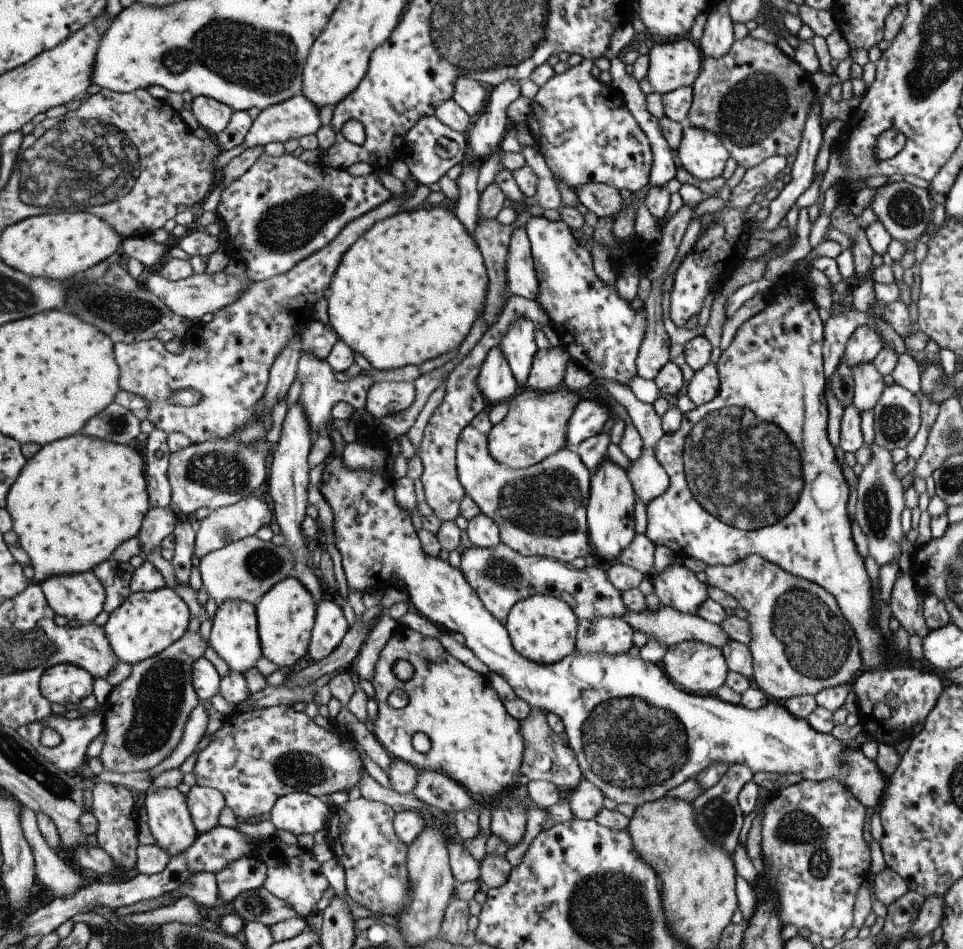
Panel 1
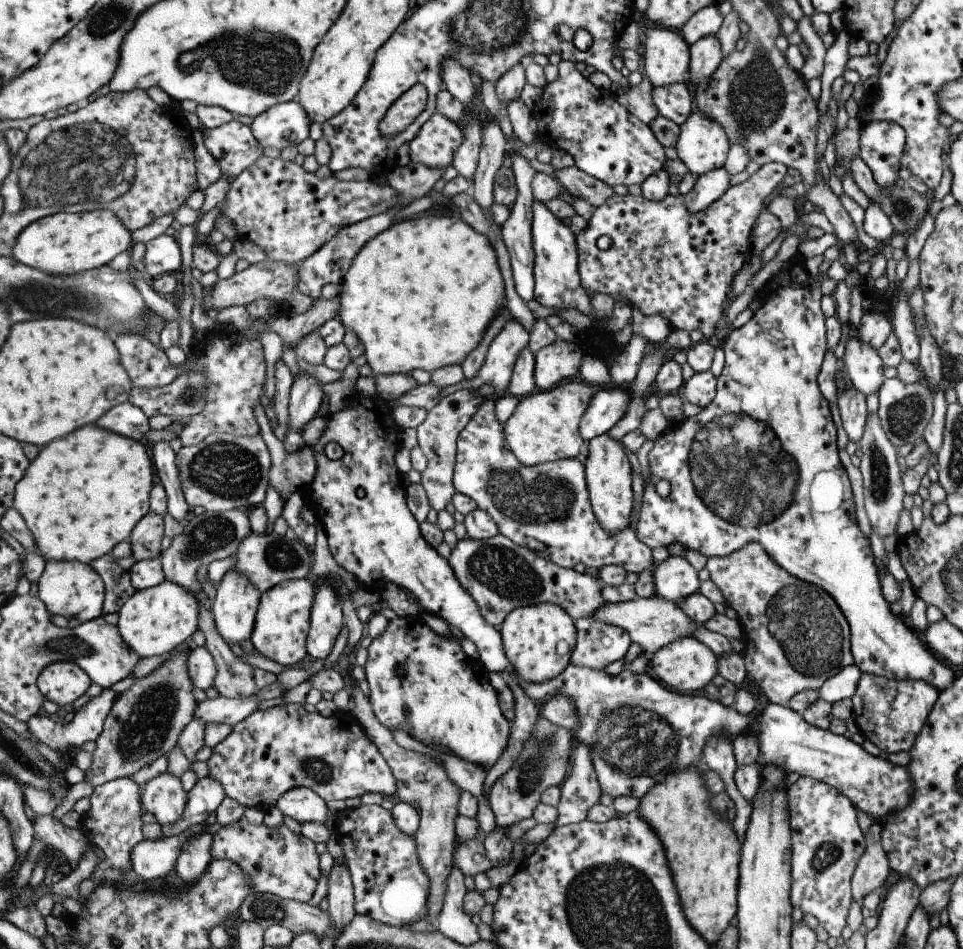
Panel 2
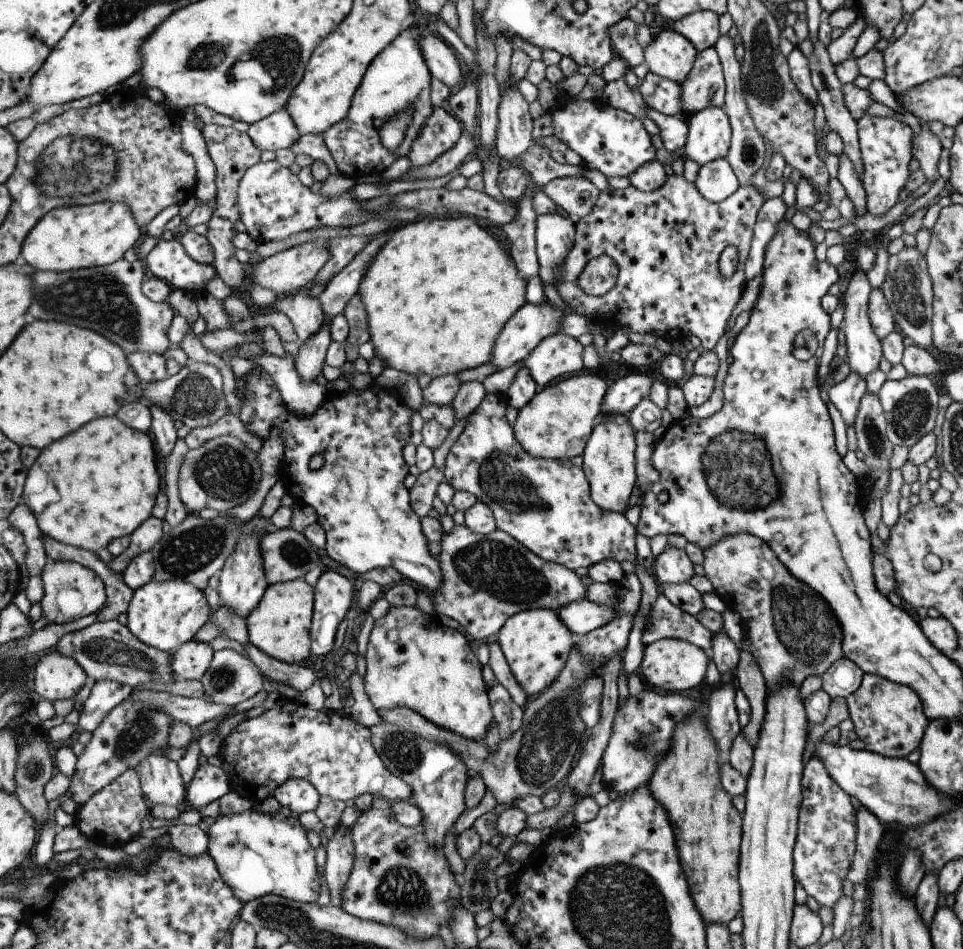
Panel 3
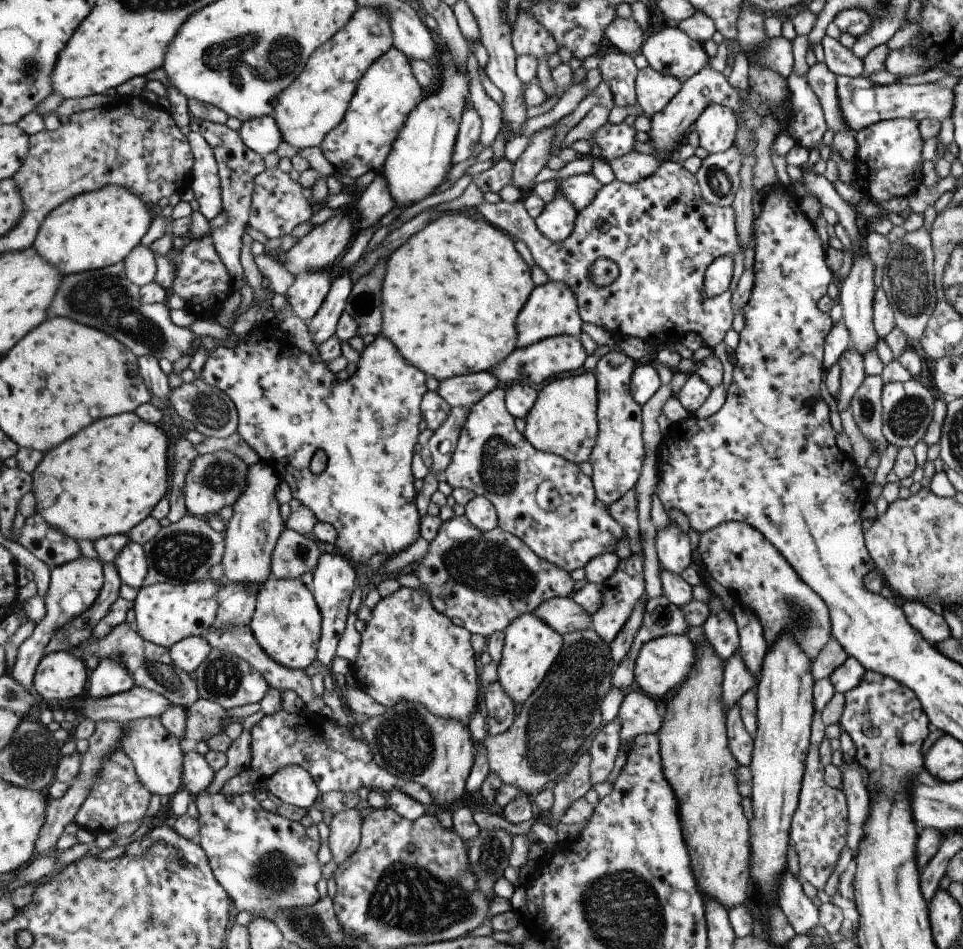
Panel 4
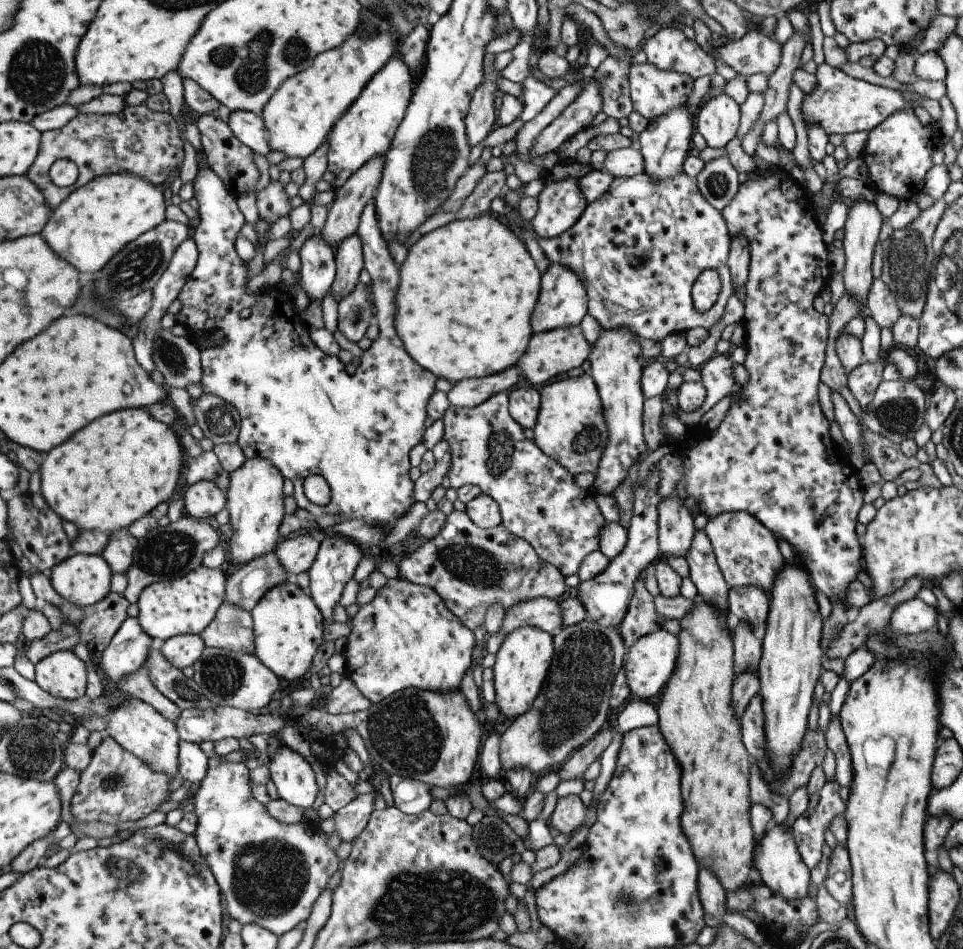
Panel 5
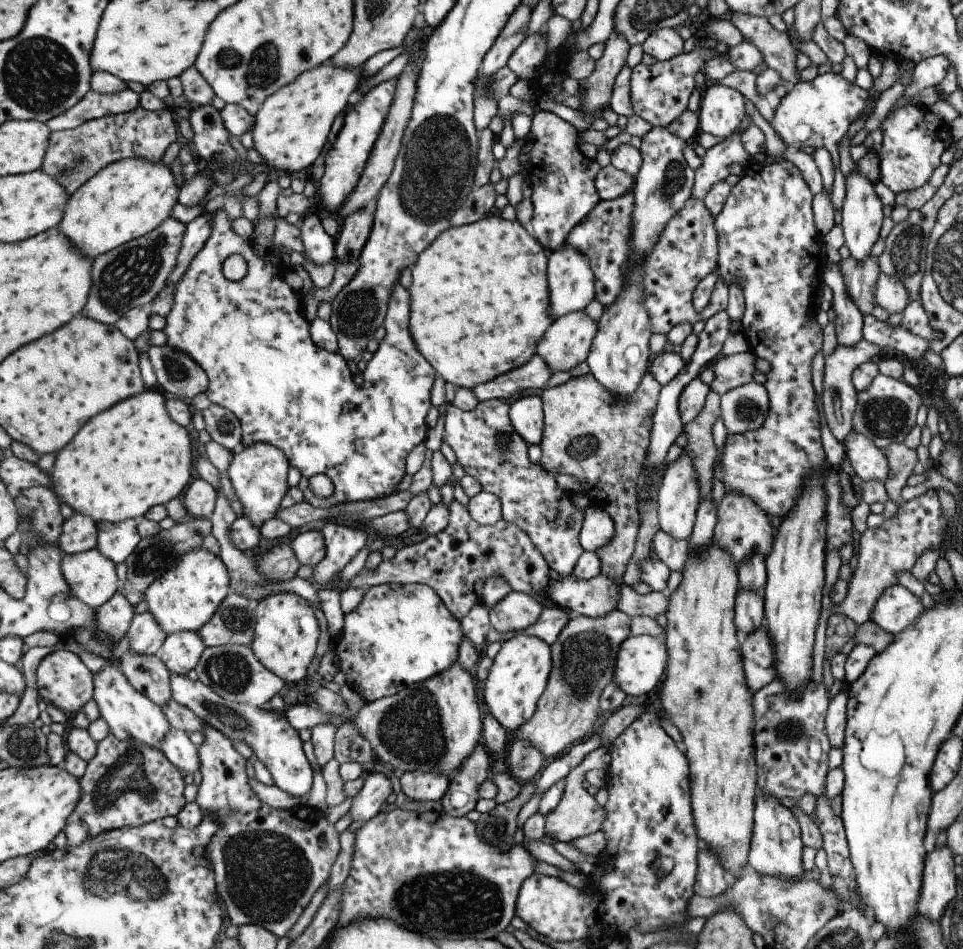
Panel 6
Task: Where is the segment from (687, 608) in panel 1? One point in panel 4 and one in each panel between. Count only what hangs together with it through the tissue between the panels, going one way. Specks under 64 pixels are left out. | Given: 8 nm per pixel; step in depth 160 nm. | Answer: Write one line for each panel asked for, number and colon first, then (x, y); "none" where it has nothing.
2: (673, 578)
3: (672, 565)
4: (672, 547)

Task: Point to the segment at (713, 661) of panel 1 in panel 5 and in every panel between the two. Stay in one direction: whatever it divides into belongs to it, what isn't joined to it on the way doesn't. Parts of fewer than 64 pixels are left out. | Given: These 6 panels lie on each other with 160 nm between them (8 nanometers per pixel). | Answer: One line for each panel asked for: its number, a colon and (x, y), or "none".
2: (684, 665)
3: (667, 665)
4: (661, 664)
5: (648, 664)

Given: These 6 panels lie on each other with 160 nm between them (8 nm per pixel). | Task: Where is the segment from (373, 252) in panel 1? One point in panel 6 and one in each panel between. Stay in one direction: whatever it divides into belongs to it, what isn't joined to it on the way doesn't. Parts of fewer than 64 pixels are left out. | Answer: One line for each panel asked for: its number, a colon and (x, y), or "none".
2: (421, 294)
3: (439, 291)
4: (450, 294)
5: (467, 289)
6: (479, 305)

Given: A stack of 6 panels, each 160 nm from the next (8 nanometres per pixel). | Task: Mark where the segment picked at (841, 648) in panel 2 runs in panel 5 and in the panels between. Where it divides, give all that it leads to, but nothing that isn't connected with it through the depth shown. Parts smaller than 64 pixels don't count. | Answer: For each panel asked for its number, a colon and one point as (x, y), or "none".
3: (789, 626)
4: (733, 554)
5: (746, 553)

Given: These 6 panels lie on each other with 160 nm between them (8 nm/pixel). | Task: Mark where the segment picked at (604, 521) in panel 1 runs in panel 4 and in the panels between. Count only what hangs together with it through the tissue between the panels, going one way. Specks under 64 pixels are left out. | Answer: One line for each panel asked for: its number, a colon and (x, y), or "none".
2: (608, 477)
3: (608, 458)
4: (616, 457)

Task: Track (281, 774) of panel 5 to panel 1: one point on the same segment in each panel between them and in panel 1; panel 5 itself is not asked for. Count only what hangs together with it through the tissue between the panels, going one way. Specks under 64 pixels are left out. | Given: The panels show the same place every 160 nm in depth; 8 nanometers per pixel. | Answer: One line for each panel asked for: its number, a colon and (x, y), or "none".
1: (299, 813)
2: (303, 804)
3: (300, 795)
4: (294, 785)

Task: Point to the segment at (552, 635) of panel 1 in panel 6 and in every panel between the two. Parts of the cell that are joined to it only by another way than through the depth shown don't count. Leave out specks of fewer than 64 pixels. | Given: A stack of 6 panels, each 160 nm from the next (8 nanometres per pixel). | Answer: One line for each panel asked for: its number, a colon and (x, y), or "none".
2: (529, 634)
3: (535, 644)
4: (529, 648)
5: (521, 663)
6: (519, 671)

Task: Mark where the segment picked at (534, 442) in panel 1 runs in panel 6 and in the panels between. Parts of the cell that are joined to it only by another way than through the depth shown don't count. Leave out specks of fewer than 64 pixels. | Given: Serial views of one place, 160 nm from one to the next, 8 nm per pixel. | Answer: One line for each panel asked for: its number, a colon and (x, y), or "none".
2: (543, 427)
3: (555, 424)
4: (562, 421)
5: (570, 429)
6: (600, 438)

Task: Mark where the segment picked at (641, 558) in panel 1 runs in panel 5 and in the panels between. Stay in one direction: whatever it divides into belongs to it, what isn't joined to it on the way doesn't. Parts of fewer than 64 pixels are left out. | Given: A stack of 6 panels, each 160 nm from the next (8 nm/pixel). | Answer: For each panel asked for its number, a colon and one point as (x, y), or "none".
2: (545, 508)
3: (544, 504)
4: (545, 501)
5: (538, 501)

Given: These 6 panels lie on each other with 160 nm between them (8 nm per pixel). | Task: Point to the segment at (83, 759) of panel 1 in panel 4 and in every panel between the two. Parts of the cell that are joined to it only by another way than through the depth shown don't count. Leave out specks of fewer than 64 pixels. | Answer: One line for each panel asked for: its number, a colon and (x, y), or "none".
2: (88, 724)
3: (105, 695)
4: (110, 677)

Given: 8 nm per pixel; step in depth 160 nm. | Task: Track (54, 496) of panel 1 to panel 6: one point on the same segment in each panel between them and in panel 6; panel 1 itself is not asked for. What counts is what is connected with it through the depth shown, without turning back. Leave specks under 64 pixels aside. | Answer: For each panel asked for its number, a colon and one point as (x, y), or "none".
2: (83, 495)
3: (101, 484)
4: (105, 481)
5: (120, 468)
6: (134, 456)

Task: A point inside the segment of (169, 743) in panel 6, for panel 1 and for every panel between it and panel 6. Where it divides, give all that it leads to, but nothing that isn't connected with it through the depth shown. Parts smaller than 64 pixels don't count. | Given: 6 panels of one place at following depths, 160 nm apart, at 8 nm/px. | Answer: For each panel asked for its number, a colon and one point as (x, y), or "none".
1: (207, 804)
2: (206, 796)
3: (210, 783)
4: (198, 776)
5: (194, 765)

